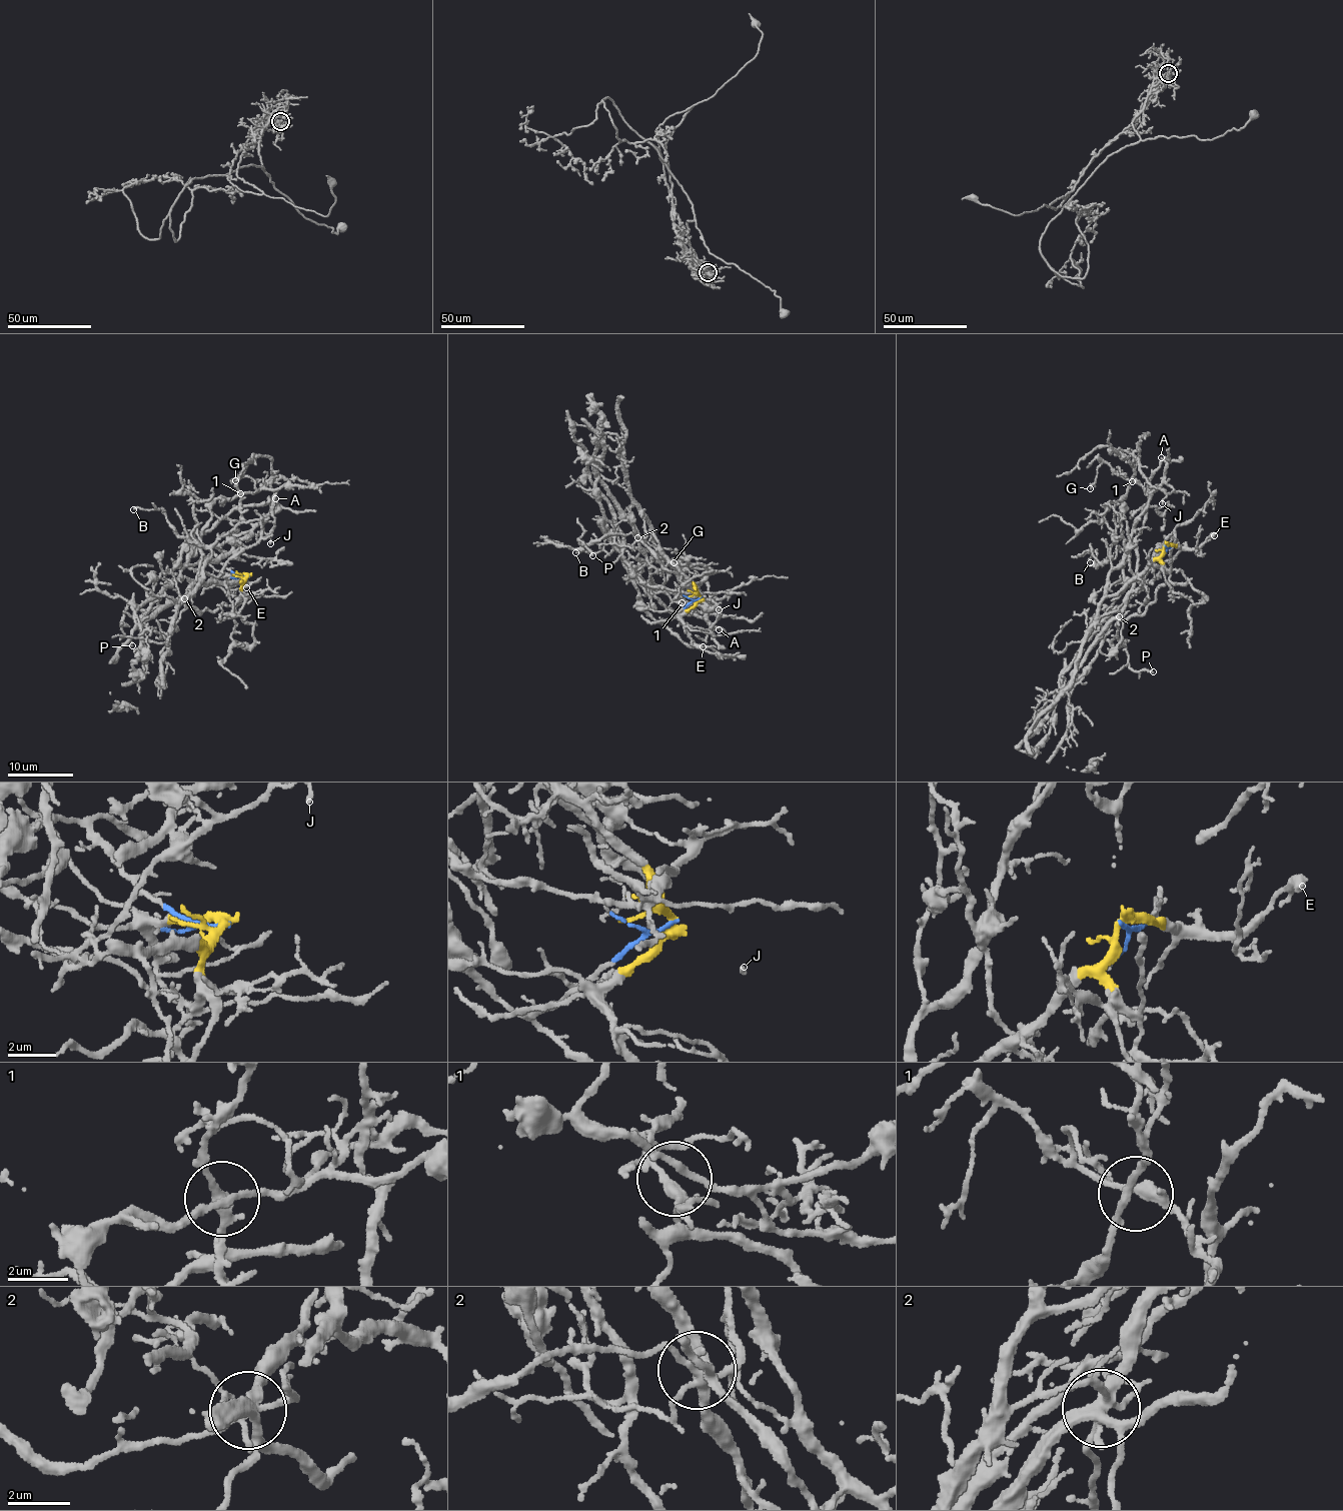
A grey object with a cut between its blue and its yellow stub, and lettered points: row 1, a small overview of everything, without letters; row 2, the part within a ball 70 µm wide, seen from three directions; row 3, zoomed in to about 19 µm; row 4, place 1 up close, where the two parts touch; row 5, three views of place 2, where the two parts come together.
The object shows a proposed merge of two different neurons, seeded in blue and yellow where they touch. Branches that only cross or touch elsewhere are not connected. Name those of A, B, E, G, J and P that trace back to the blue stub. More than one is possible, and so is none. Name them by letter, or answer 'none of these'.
none of these

